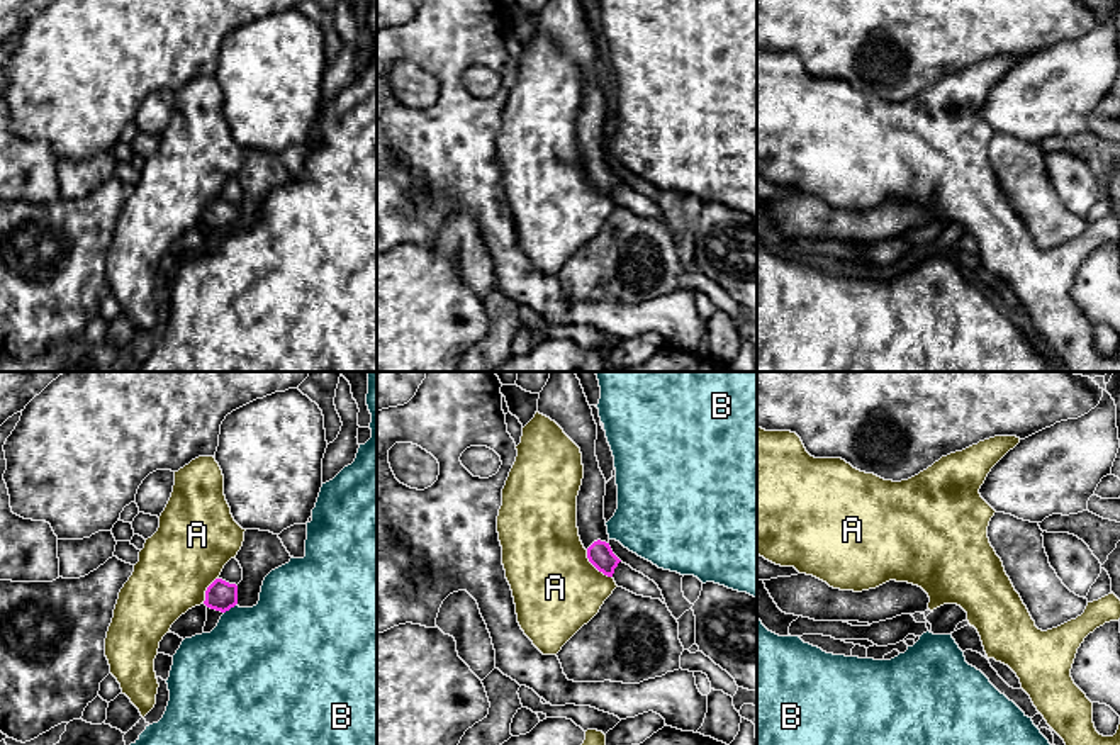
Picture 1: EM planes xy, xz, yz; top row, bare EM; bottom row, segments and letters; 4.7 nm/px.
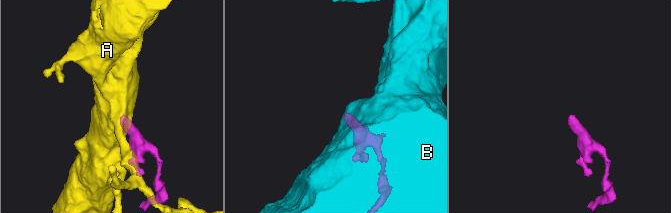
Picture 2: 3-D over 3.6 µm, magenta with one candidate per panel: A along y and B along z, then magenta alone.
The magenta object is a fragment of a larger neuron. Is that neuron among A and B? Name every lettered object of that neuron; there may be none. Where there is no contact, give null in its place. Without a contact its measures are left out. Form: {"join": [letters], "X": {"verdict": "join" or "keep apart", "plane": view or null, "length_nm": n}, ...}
{"join": [], "A": {"verdict": "keep apart", "plane": "xz", "length_nm": 180}, "B": {"verdict": "keep apart", "plane": "xy", "length_nm": 80}}

